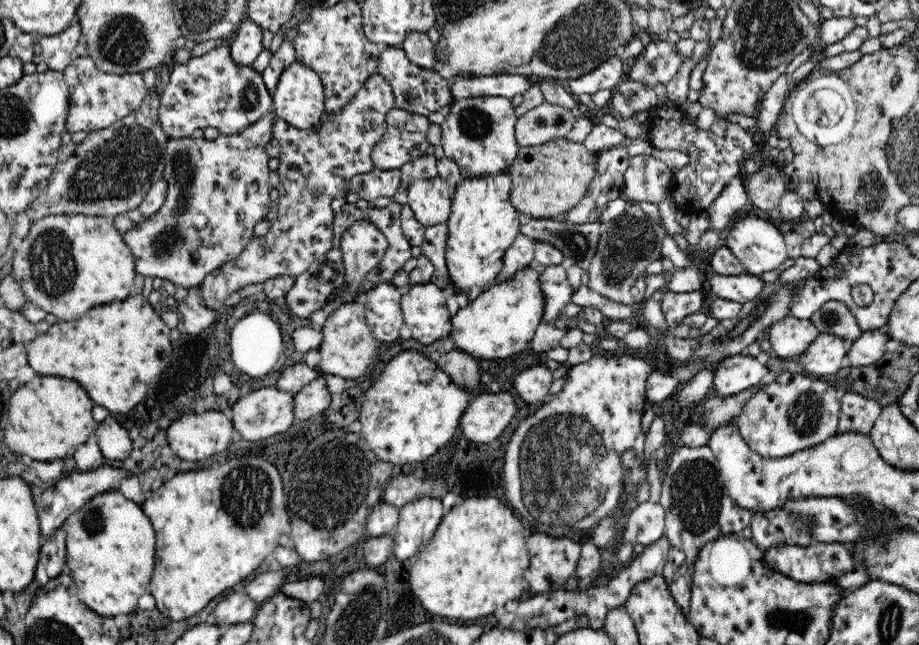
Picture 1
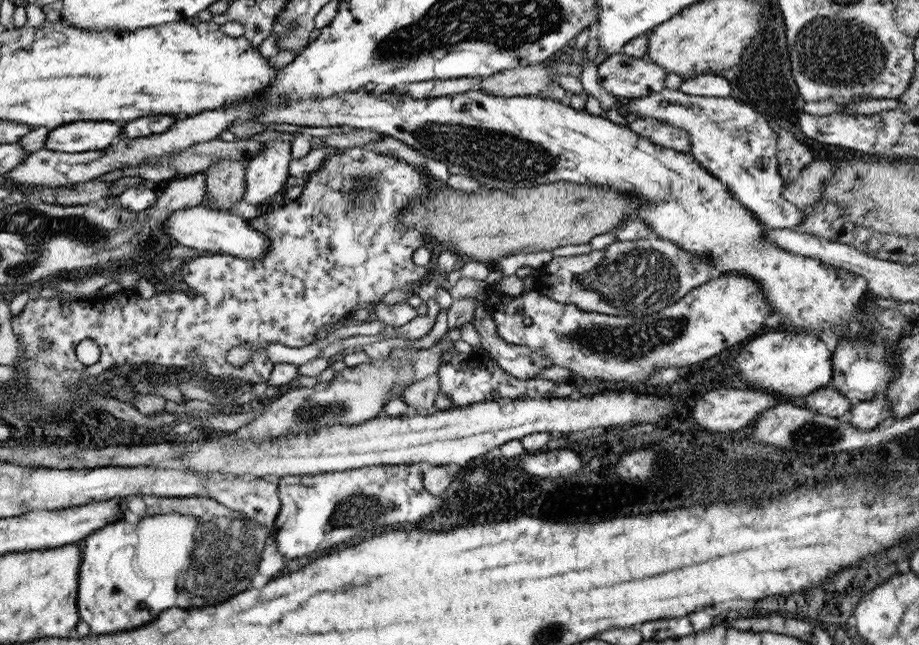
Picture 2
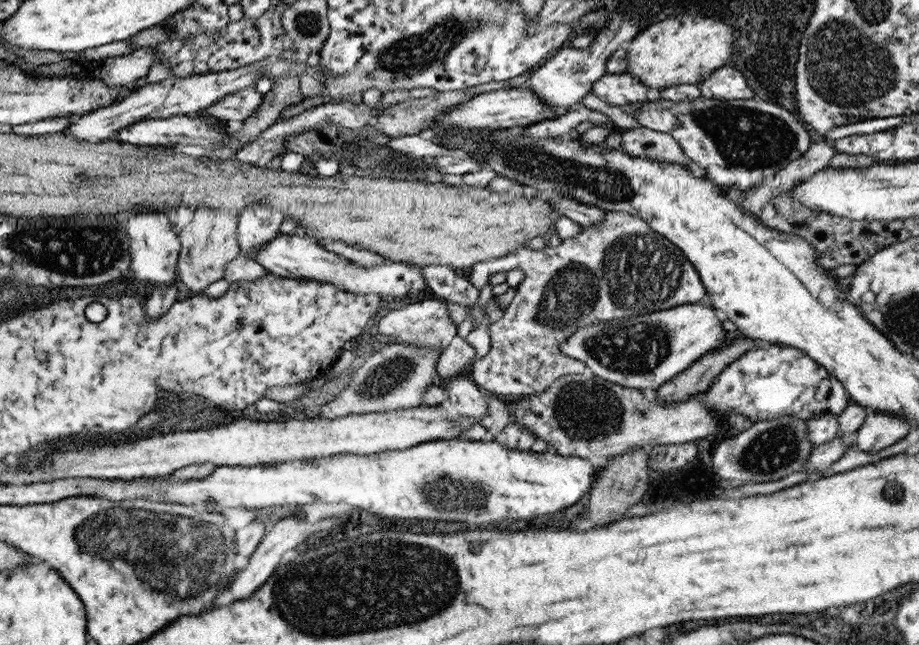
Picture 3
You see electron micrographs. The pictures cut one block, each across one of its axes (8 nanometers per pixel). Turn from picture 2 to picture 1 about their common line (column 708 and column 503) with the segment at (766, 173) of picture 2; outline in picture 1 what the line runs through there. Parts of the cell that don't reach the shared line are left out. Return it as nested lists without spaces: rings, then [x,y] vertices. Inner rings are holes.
[[[504,96],[465,97],[464,100],[453,101],[450,104],[448,114],[438,122],[441,130],[441,145],[444,150],[444,157],[458,165],[460,176],[463,179],[491,177],[506,172],[517,157],[520,148],[515,137],[517,119],[512,101]]]

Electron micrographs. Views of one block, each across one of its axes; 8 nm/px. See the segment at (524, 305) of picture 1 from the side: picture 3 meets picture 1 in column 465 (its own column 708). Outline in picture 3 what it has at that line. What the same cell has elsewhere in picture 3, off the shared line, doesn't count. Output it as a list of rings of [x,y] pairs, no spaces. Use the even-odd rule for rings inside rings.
[[[695,302],[577,328],[559,344],[559,349],[561,353],[581,361],[588,375],[640,391],[661,386],[705,353],[719,348],[719,344],[725,342],[724,338],[725,331],[717,312],[711,306]]]

